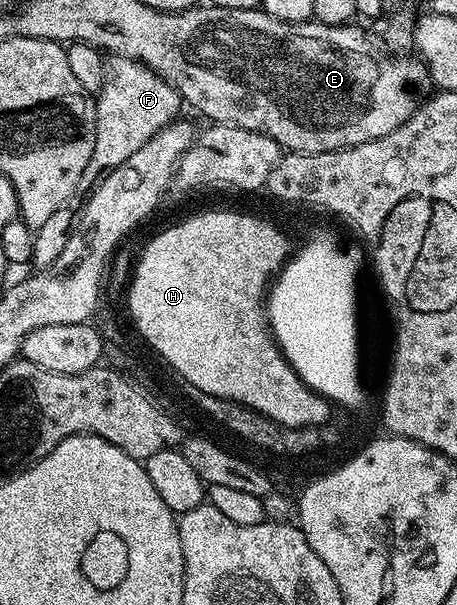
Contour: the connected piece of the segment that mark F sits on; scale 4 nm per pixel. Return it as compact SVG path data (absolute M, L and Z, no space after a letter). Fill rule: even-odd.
M115 57L107 66L107 81L94 98L94 103L97 139L93 145L93 159L89 159L85 175L81 175L79 193L83 195L94 193L104 177L125 163L129 155L137 155L137 151L157 135L157 131L176 120L180 116L181 98L170 82L161 74L154 73L148 65L128 57Z

